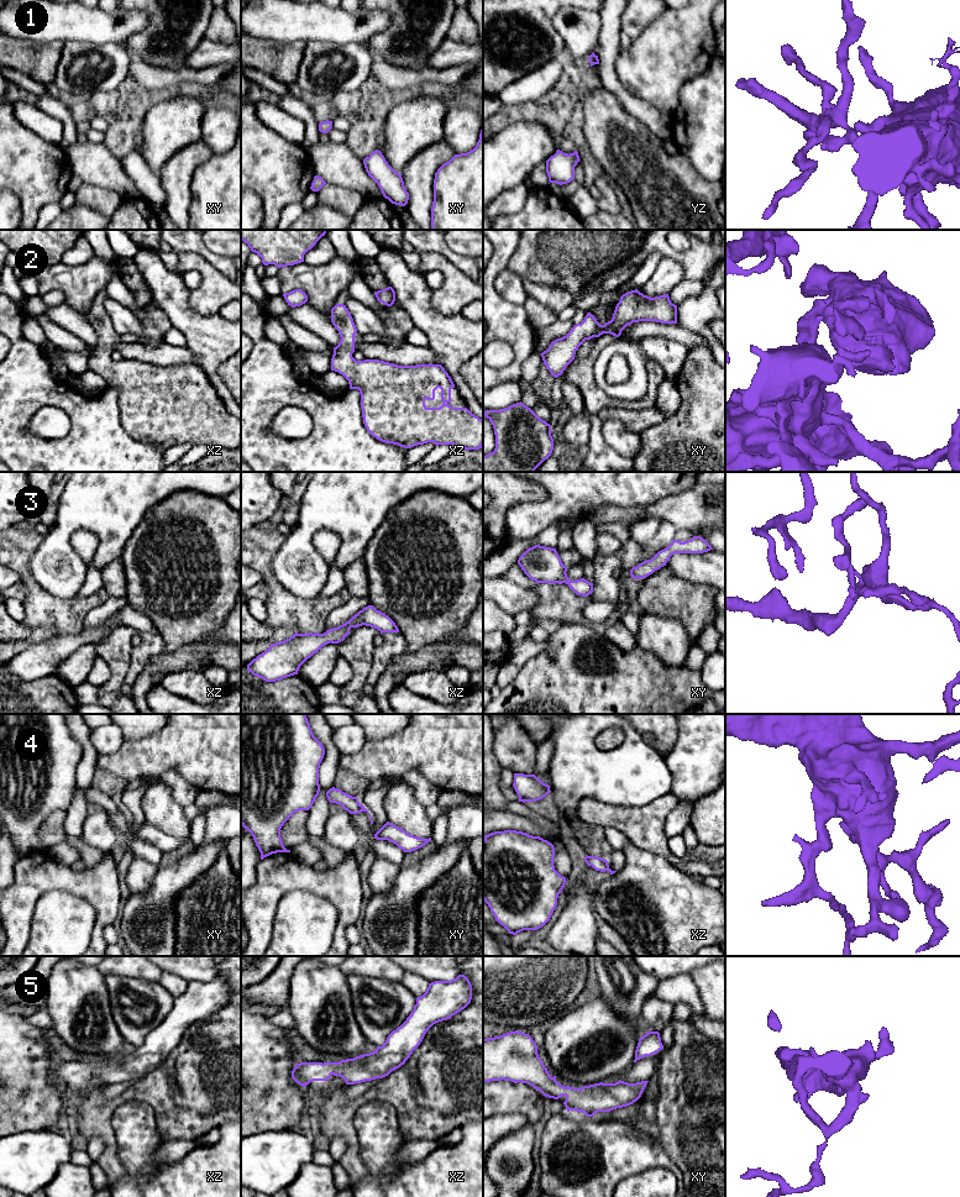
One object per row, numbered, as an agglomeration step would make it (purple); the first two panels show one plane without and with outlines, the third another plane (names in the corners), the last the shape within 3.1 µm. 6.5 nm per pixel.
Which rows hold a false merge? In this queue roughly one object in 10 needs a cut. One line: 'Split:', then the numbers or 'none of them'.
Split: none of them

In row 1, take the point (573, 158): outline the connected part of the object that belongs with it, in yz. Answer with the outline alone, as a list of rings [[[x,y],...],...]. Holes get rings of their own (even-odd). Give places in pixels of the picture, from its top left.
[[[557,149],[556,153],[546,161],[549,182],[562,185],[573,180],[575,167],[579,161],[581,159],[577,151],[568,154]]]

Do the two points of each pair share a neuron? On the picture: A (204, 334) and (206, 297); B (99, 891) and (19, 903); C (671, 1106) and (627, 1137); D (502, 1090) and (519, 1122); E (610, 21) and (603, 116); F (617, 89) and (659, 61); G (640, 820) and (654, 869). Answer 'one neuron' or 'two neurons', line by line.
A: two neurons
B: one neuron
C: two neurons
D: two neurons
E: two neurons
F: two neurons
G: two neurons

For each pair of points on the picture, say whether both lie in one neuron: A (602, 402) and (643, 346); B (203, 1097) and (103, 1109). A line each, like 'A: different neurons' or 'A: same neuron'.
A: different neurons
B: same neuron

